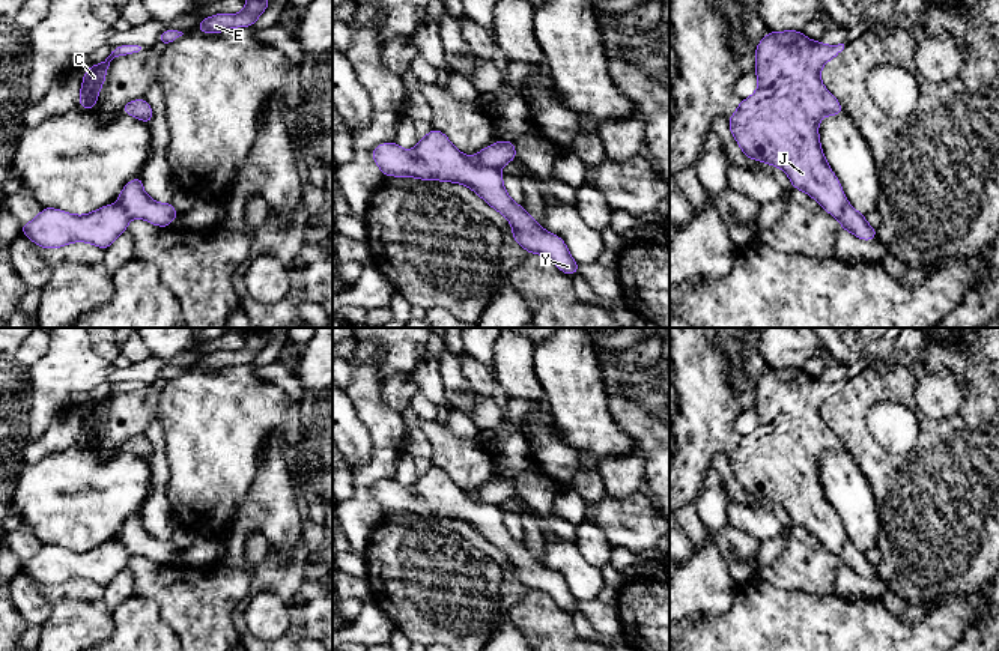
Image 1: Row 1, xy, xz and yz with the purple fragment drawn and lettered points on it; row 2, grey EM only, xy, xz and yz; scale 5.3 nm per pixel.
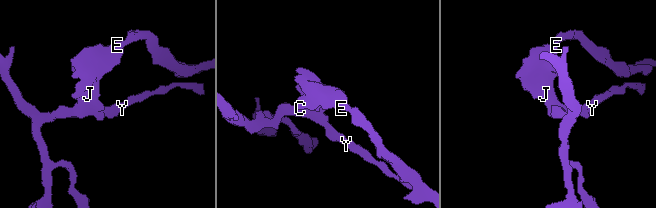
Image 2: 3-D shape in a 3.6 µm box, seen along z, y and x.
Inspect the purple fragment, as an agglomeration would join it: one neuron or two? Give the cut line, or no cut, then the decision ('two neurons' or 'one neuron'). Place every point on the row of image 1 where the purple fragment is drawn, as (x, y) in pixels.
cut xz (465, 157), (476, 164), (498, 169); two neurons

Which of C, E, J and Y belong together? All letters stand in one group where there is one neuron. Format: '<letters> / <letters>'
C E J / Y

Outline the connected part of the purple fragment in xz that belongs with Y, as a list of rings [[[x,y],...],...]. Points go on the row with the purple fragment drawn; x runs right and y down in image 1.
[[[433,128],[412,150],[402,149],[396,141],[382,143],[372,150],[372,158],[384,176],[466,185],[507,218],[513,229],[512,238],[530,254],[546,256],[567,275],[578,274],[579,265],[570,256],[566,242],[546,232],[510,198],[501,170],[472,164],[444,132]]]

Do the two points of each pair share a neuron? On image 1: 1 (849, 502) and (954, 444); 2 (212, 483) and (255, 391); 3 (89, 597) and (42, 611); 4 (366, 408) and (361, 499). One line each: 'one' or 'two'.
1: two
2: one
3: two
4: one

